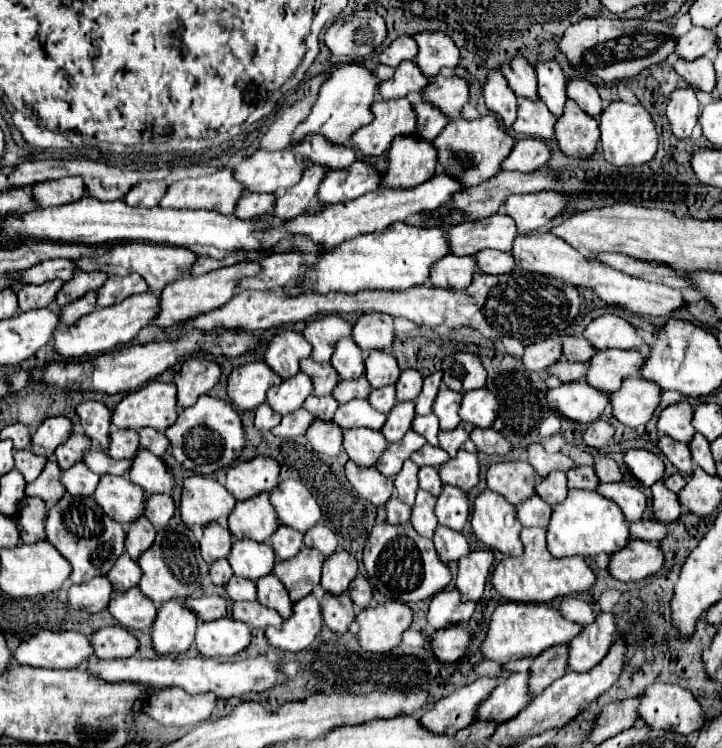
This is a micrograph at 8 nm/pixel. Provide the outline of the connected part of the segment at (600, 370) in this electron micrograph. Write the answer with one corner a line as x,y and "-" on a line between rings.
599,350
593,356
593,360
589,362
591,368
589,368
585,380
601,392
615,392
621,388
621,382
627,376
639,372
639,368
643,366
643,360
647,360
647,352
643,352
643,350

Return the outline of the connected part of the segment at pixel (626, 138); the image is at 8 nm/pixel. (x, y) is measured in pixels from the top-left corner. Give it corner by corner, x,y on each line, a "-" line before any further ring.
611,102
599,118
603,158
615,166
641,166
653,160
657,152
657,132
649,112
641,104

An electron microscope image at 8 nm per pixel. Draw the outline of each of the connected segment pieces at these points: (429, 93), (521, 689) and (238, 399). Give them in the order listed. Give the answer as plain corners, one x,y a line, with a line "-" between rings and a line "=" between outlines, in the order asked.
435,76
423,88
421,96
447,118
459,118
461,106
469,100
469,86
459,76
=
529,672
523,674
511,674
509,678
501,680
483,704
479,704
479,710
475,712
475,720
495,720
497,724
515,718
529,702
529,688
527,688
=
251,362
231,372
227,396
239,410
253,410
265,402
267,390
279,384
281,378
265,362

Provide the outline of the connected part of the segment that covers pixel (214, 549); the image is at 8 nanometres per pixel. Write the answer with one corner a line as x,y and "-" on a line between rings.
213,522
213,524
205,526
205,534
201,538
203,560
207,564
211,564
219,558
227,558
231,552
231,544
233,544
233,536
225,524

